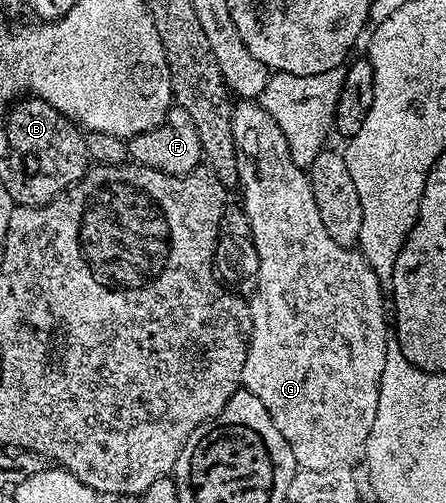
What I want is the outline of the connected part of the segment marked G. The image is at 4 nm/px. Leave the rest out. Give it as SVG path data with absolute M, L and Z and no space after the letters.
M238 100L234 104L234 115L232 116L232 132L234 133L234 143L238 149L238 180L240 183L240 191L242 190L242 199L240 205L248 216L248 224L252 228L252 236L256 244L256 252L258 253L258 283L254 289L253 298L249 299L250 308L250 347L248 348L248 356L244 360L244 372L242 373L242 386L252 392L252 396L256 396L256 400L260 400L260 404L264 404L264 408L268 408L268 416L272 416L272 424L276 424L276 428L280 428L280 436L284 436L284 440L288 440L288 448L292 448L292 456L298 461L299 467L303 470L327 470L328 468L344 468L345 466L354 468L365 459L366 445L368 444L368 432L372 432L372 420L376 420L376 404L380 400L380 376L384 372L384 364L386 363L386 347L388 339L386 339L386 322L388 326L388 306L382 303L382 288L380 279L372 272L372 268L362 257L357 249L349 246L341 246L336 244L336 240L332 240L332 236L328 236L328 231L324 229L324 224L320 221L320 212L316 208L316 200L314 193L310 187L310 179L307 171L301 166L297 166L290 158L290 150L288 140L285 139L284 132L277 126L275 120L263 109L260 104L252 100Z

